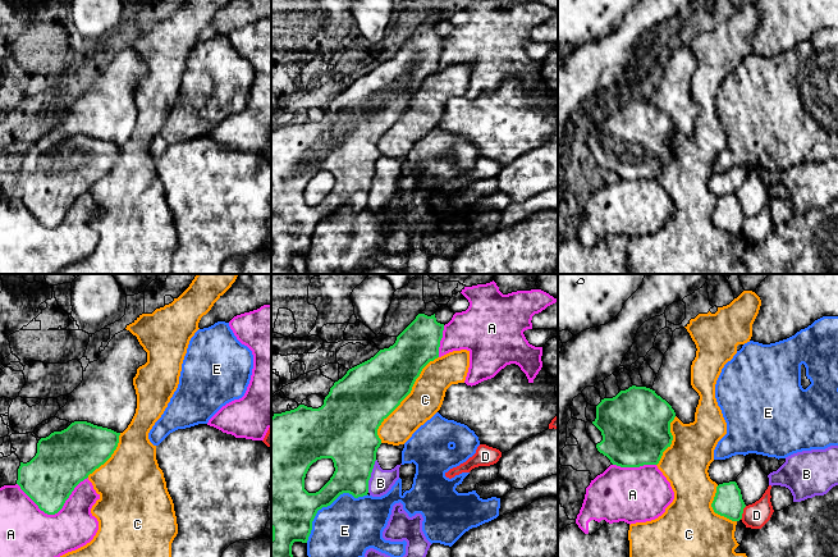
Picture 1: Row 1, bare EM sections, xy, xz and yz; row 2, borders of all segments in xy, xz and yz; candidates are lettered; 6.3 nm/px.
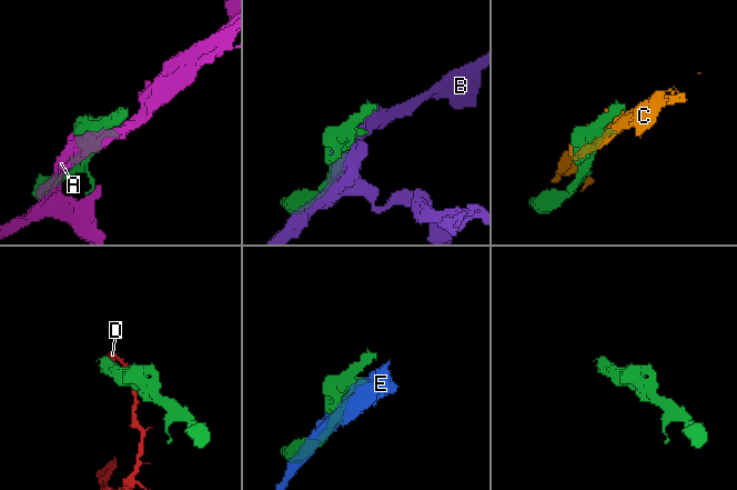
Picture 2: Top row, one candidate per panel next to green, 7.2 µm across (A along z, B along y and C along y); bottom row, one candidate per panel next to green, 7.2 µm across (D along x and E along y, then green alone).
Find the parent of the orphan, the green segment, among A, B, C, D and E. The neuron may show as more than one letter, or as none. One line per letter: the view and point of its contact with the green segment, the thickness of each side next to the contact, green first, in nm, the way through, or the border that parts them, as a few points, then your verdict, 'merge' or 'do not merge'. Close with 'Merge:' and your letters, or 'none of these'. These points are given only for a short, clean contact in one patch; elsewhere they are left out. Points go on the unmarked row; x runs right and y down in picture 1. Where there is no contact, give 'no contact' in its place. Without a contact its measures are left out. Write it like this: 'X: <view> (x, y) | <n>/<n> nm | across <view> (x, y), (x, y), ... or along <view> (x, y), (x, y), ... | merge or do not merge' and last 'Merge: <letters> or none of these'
A: xy (54, 227) | 320/380 nm | do not merge
B: xz (370, 190) | 320/150 nm | do not merge
C: xz (404, 110) | 380/220 nm | merge
D: yz (742, 226) | 180/160 nm | do not merge
E: xz (326, 219) | 320/380 nm | do not merge
Merge: C

